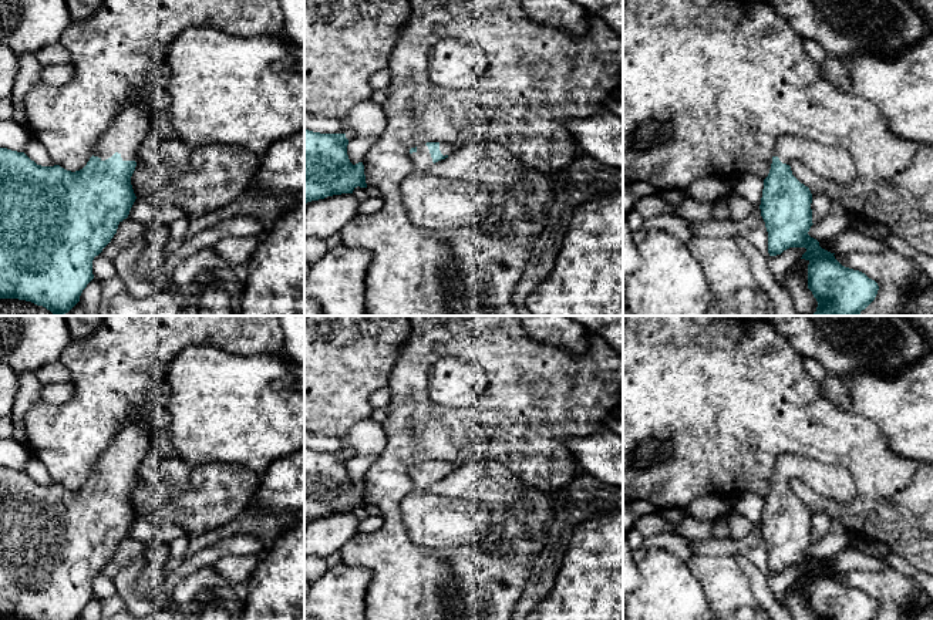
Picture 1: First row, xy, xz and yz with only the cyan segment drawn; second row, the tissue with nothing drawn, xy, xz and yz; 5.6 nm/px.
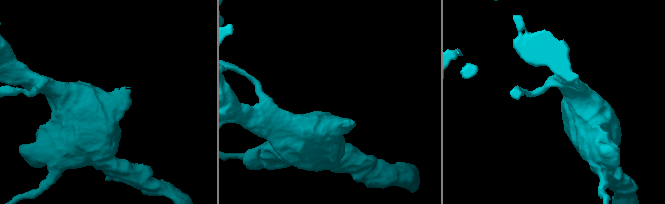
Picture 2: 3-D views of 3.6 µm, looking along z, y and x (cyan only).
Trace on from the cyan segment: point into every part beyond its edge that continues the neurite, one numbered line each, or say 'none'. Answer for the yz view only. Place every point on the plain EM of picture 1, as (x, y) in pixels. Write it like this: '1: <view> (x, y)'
1: yz (829, 481)

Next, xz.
1: xz (431, 521)

